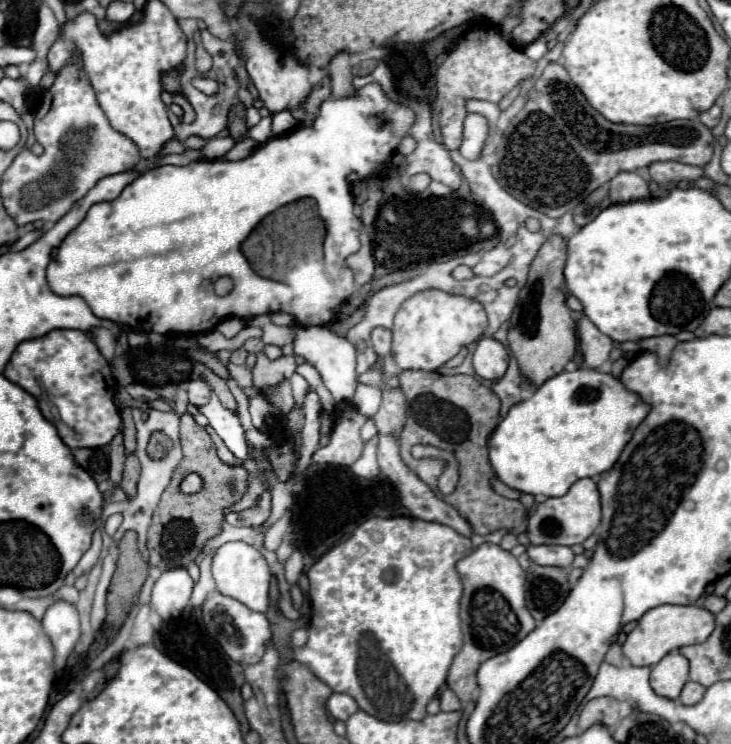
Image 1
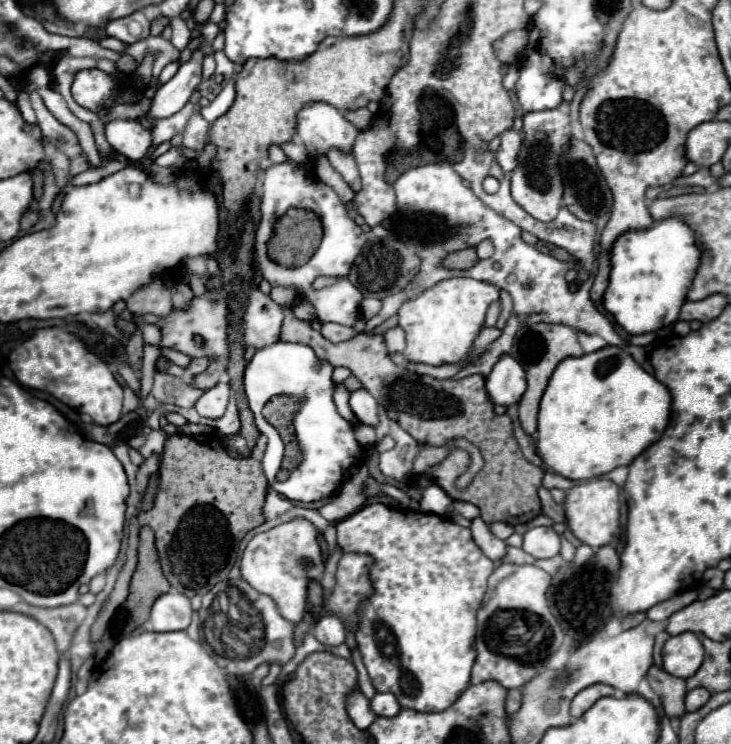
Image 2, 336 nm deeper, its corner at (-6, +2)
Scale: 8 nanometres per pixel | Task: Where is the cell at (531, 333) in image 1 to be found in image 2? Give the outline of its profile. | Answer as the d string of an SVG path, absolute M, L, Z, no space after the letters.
M536 323L536 325L524 325L516 337L514 337L514 343L512 343L512 351L510 355L520 361L520 365L524 367L526 371L526 381L528 381L528 387L518 403L518 415L520 415L520 421L522 421L522 427L528 435L534 435L536 433L536 417L538 417L538 405L540 405L540 399L542 399L542 393L548 385L548 379L554 371L554 367L566 359L566 357L580 357L584 355L582 347L580 347L580 341L578 341L578 333L574 329L570 329L568 325L550 325L550 323Z

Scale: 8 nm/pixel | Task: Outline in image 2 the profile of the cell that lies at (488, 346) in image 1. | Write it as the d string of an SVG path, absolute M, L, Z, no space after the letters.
M502 355L486 377L486 391L496 405L518 403L526 391L526 375L512 355Z

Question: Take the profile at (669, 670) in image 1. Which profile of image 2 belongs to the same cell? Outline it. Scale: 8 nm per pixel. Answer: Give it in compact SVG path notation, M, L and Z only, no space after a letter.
M680 633L666 641L662 655L666 673L688 679L700 669L704 661L704 647L694 633Z

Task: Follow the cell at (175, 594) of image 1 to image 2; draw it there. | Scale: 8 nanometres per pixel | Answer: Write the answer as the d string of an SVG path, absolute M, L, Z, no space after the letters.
M168 591L160 595L150 613L150 621L154 631L180 631L190 625L192 619L192 605L190 599L182 593Z

